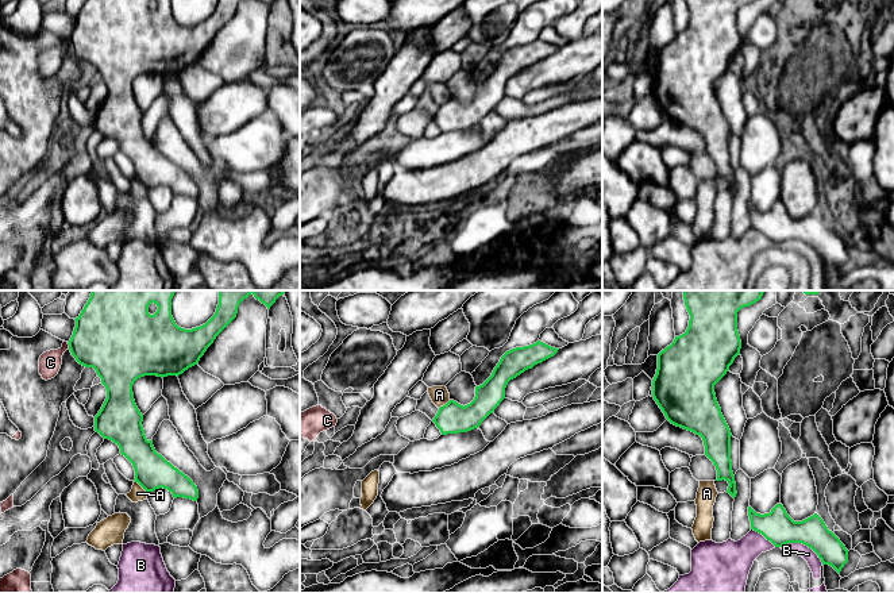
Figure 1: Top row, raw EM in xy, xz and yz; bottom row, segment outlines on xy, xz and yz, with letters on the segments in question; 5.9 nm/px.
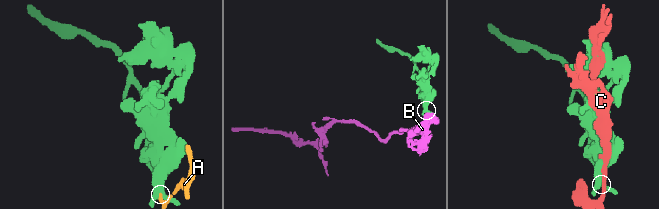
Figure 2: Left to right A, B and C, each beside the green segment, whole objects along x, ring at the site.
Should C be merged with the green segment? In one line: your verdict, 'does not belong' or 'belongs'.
does not belong

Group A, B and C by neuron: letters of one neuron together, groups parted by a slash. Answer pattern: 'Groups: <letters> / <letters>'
Groups: A / B C

